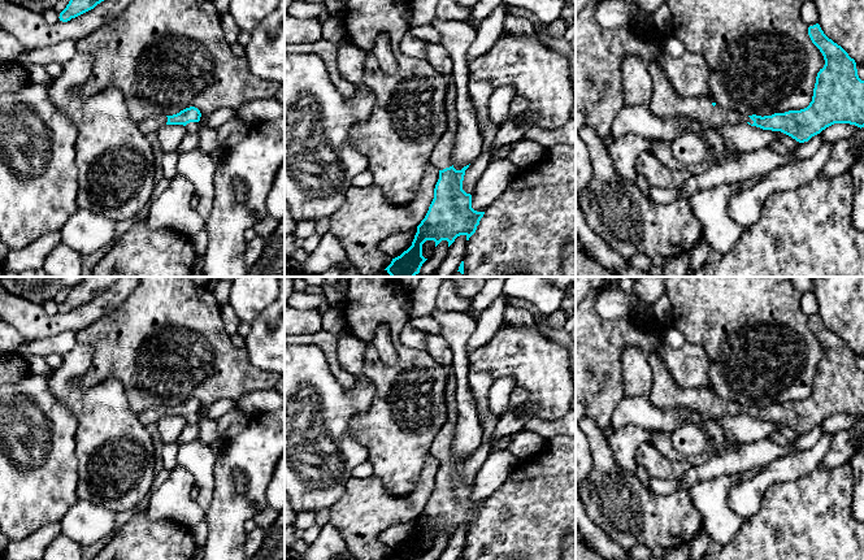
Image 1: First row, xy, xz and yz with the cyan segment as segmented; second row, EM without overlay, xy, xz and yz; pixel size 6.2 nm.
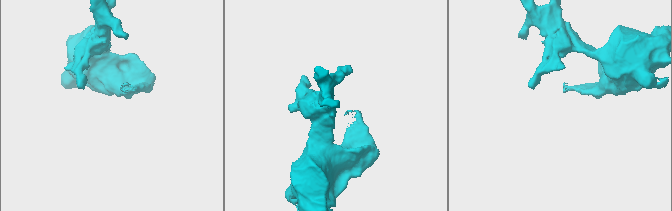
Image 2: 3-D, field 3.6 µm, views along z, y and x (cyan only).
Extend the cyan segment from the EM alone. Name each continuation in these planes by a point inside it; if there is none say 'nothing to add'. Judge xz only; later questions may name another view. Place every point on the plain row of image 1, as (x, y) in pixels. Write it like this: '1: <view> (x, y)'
1: xz (442, 448)

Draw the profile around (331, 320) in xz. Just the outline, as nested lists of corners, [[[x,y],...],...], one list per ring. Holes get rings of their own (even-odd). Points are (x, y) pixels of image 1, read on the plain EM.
[[[330,307],[321,313],[321,327],[325,331],[340,334],[346,329],[346,321],[342,309]]]

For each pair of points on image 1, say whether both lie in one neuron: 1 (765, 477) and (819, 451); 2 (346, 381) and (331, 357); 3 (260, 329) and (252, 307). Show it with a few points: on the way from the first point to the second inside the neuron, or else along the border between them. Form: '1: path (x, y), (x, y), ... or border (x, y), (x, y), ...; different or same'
1: path (778, 470), (806, 461); same
2: path (342, 376), (333, 363); same
3: border (270, 303), (251, 324); different

